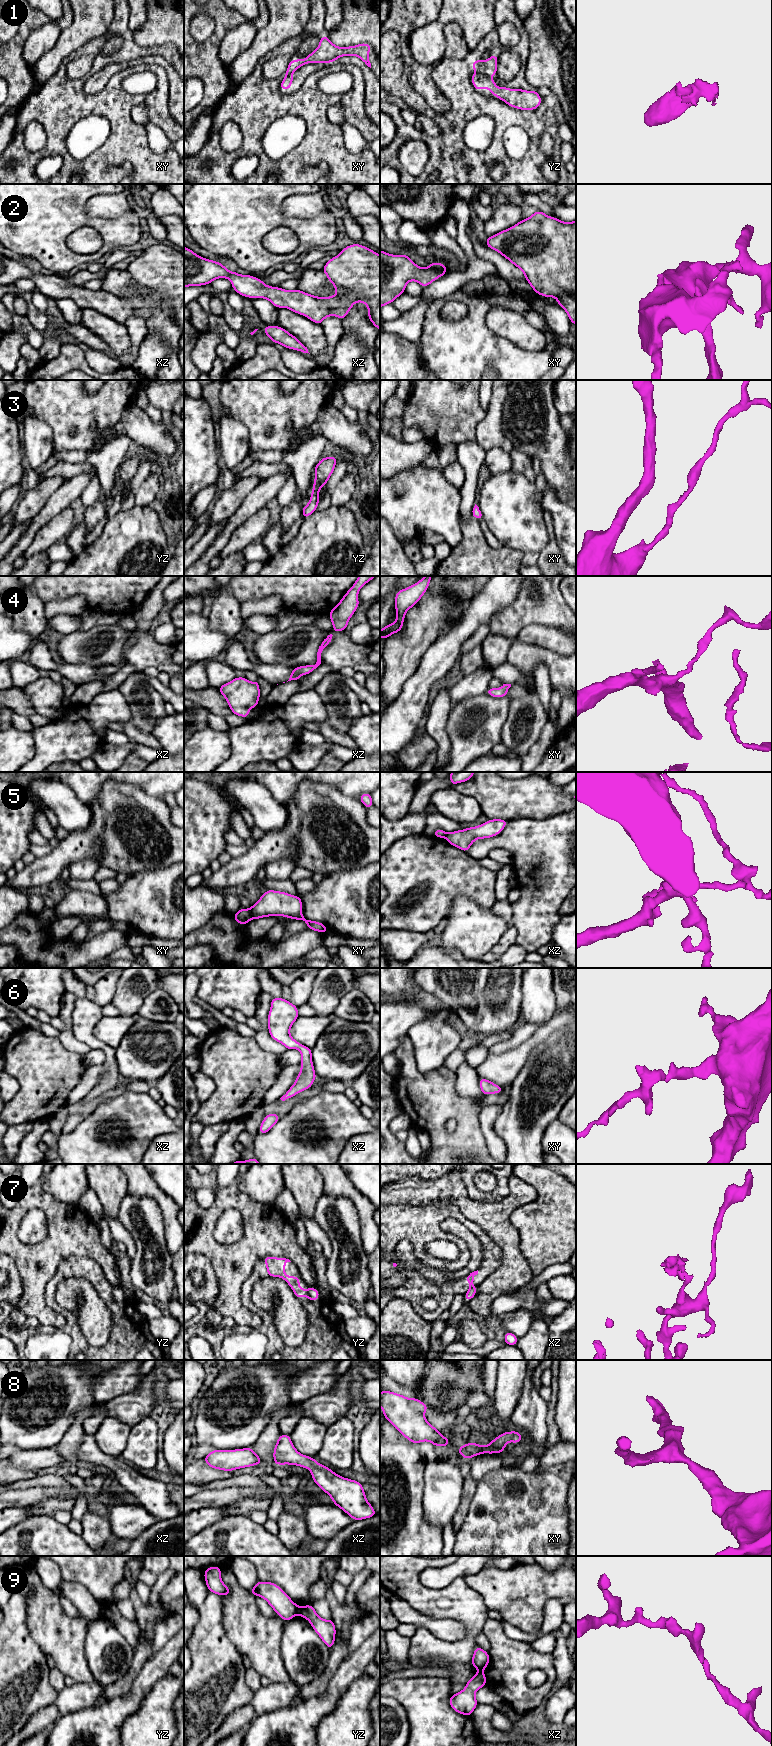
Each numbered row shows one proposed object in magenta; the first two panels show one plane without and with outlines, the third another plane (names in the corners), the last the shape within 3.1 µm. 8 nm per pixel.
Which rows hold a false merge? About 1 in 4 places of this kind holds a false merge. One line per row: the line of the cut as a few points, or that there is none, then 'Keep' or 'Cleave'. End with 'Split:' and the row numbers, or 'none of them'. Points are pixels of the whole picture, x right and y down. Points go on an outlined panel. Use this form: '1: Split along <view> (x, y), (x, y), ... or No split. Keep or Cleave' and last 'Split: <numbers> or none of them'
1: Split along yz (476, 71), (485, 76). Cleave
2: No split. Keep
3: No split. Keep
4: No split. Keep
5: Split along xy (249, 909), (253, 917). Cleave
6: No split. Keep
7: Split along yz (310, 1288), (308, 1297). Cleave
8: No split. Keep
9: Split along yz (300, 1608), (298, 1613). Cleave
Split: 1, 5, 7, 9

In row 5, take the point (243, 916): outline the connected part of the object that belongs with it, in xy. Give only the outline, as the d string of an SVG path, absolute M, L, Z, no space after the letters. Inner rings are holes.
M241 908L237 913L233 915L234 920L241 925L245 925L250 922L253 917L250 909Z

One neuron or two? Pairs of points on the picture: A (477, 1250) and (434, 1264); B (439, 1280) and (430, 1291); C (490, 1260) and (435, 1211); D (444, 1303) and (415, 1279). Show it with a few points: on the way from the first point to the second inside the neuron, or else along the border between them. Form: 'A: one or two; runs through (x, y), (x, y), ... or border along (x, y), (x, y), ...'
A: two; border along (454, 1235), (470, 1254), (456, 1271)
B: two; border along (419, 1273), (425, 1276), (431, 1285), (440, 1287)
C: one; runs through (487, 1242), (472, 1226), (453, 1211)
D: one; runs through (437, 1296), (422, 1286)

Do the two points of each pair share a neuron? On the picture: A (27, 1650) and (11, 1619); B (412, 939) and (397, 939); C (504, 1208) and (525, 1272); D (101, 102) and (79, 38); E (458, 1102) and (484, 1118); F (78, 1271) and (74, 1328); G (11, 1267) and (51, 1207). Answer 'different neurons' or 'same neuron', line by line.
A: same neuron
B: same neuron
C: same neuron
D: different neurons
E: different neurons
F: same neuron
G: different neurons

